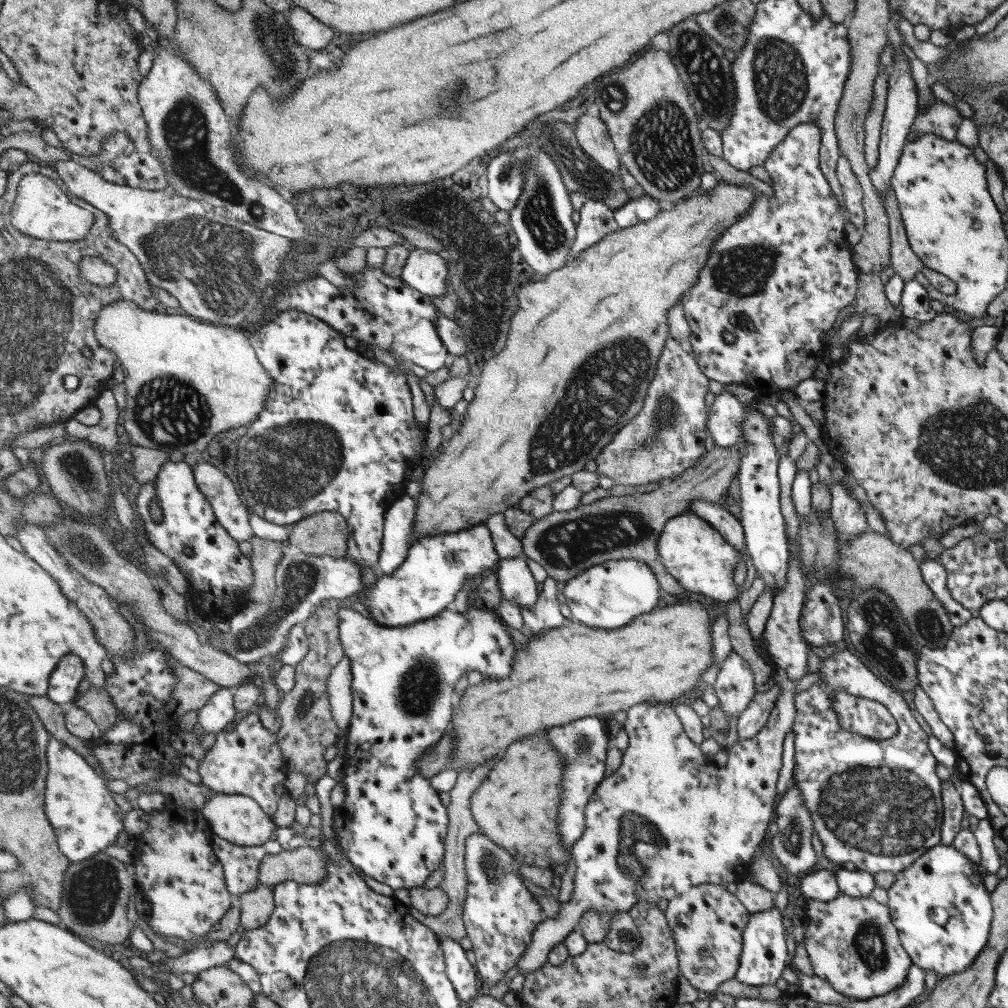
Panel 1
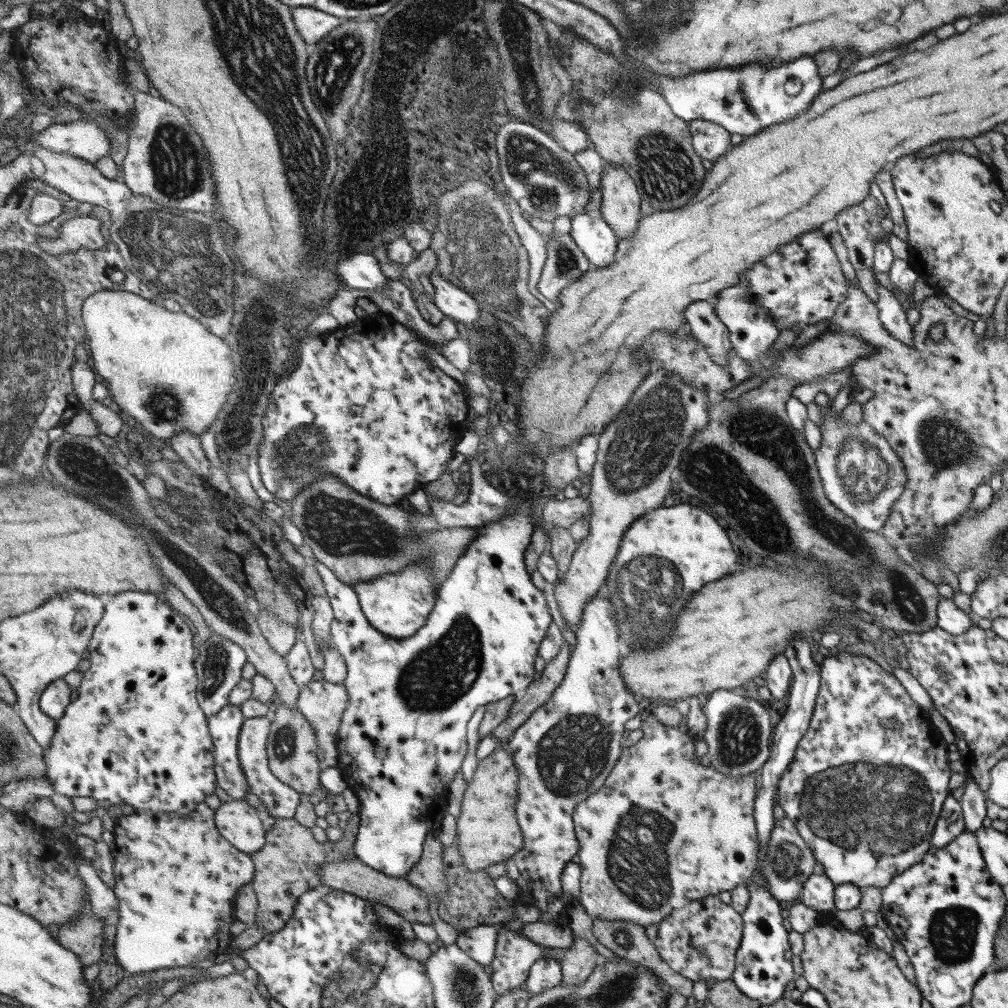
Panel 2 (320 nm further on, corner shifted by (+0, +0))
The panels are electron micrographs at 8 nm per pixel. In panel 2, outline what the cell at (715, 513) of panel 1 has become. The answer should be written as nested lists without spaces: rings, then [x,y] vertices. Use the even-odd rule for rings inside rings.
[[[779,653],[767,664],[762,678],[761,686],[768,698],[770,706],[776,711],[783,704],[791,682],[791,670],[788,666],[786,657]]]

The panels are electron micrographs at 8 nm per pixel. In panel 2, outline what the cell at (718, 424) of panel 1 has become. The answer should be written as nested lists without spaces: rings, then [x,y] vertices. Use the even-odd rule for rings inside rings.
[[[712,301],[691,303],[685,311],[685,320],[689,325],[690,333],[704,344],[710,359],[726,370],[731,344],[728,341],[727,328],[714,314]]]

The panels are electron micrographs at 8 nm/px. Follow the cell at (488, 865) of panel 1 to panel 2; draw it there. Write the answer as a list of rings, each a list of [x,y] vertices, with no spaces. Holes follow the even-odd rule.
[[[501,924],[497,934],[496,957],[492,962],[495,990],[500,995],[509,994],[526,984],[531,967],[545,957],[543,946],[531,942],[520,931],[511,931]]]

